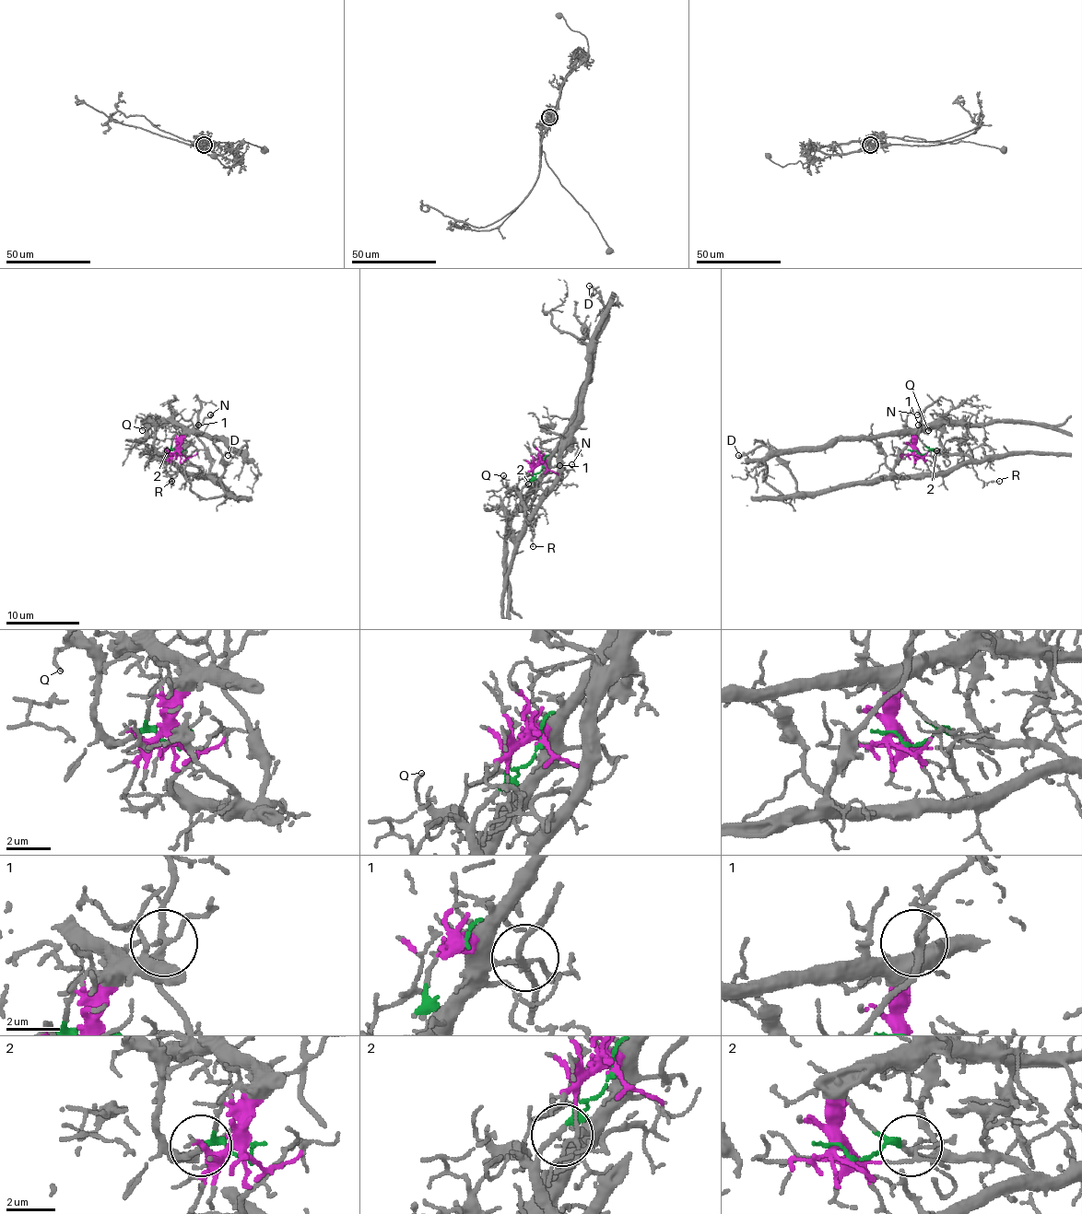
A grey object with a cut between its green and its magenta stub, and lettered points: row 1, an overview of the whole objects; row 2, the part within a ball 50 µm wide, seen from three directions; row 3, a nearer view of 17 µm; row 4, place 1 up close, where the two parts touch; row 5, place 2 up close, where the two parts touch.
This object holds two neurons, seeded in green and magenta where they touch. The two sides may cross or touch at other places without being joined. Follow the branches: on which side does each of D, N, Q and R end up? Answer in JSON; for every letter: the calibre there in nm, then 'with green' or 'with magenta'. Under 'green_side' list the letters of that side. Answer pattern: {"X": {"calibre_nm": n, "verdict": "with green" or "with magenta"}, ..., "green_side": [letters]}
{"D": {"calibre_nm": 100, "verdict": "with magenta"}, "N": {"calibre_nm": 170, "verdict": "with magenta"}, "Q": {"calibre_nm": 130, "verdict": "with green"}, "R": {"calibre_nm": 110, "verdict": "with green"}, "green_side": ["Q", "R"]}

